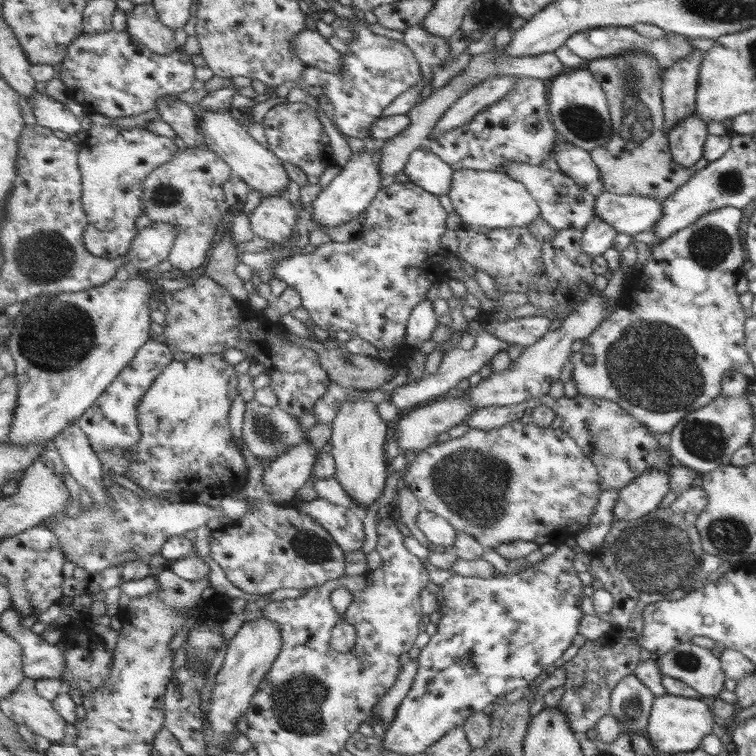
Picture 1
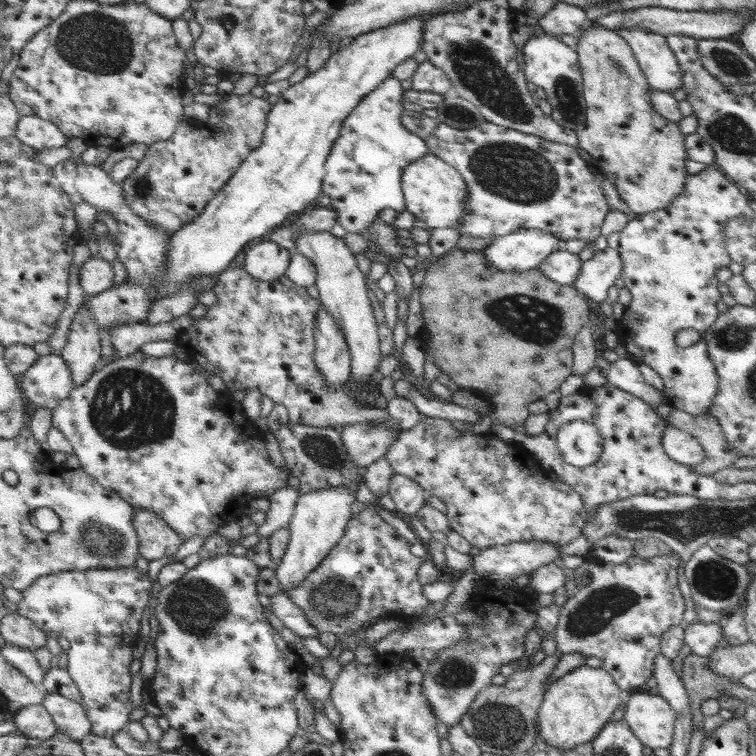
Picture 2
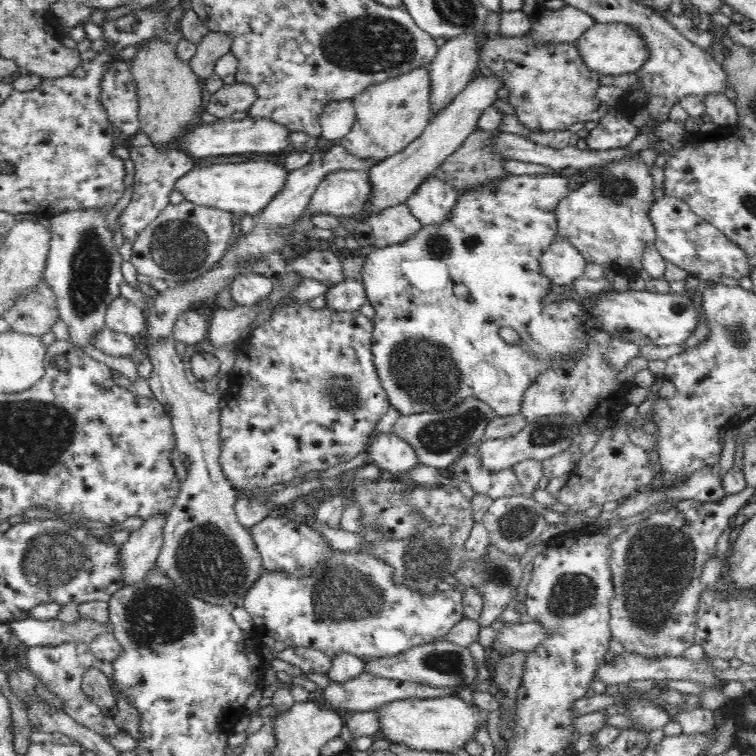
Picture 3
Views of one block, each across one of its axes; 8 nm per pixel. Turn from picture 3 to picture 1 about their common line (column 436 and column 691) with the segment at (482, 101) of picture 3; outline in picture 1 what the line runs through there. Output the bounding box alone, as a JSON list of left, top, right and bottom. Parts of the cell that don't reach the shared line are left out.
[667,112,707,170]

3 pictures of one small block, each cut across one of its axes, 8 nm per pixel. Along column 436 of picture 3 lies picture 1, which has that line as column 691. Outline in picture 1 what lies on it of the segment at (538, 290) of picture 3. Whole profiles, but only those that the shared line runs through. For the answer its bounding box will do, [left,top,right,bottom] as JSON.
[569,208,755,434]

